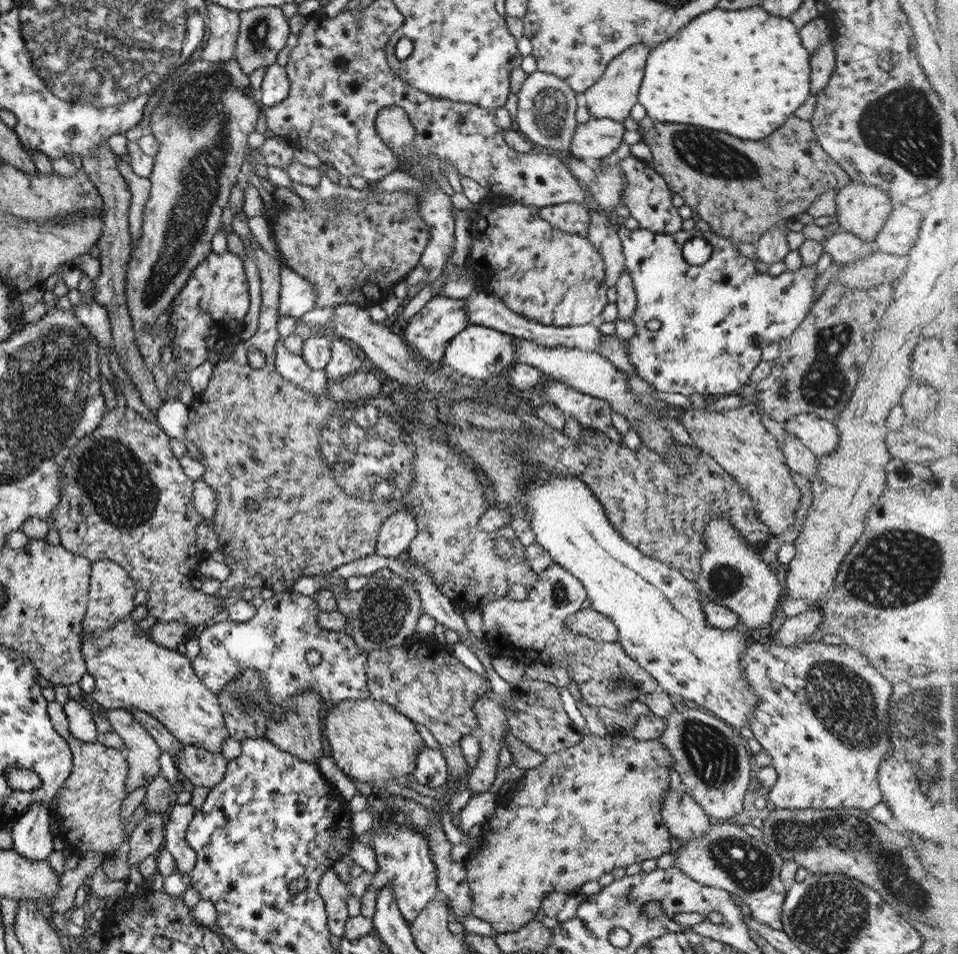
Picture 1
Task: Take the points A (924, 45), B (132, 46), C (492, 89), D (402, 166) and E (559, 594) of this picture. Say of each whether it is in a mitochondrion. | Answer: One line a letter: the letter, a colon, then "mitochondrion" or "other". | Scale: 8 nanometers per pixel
A: other
B: mitochondrion
C: other
D: other
E: mitochondrion

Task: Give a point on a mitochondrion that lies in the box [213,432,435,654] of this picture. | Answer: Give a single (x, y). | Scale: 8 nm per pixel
(384, 609)

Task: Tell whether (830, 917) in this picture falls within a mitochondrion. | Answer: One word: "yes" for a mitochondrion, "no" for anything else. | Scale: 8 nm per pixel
yes

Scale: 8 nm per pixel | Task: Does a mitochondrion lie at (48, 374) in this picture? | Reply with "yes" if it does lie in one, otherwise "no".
yes

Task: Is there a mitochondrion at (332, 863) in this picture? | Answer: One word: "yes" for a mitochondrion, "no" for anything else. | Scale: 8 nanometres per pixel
no

